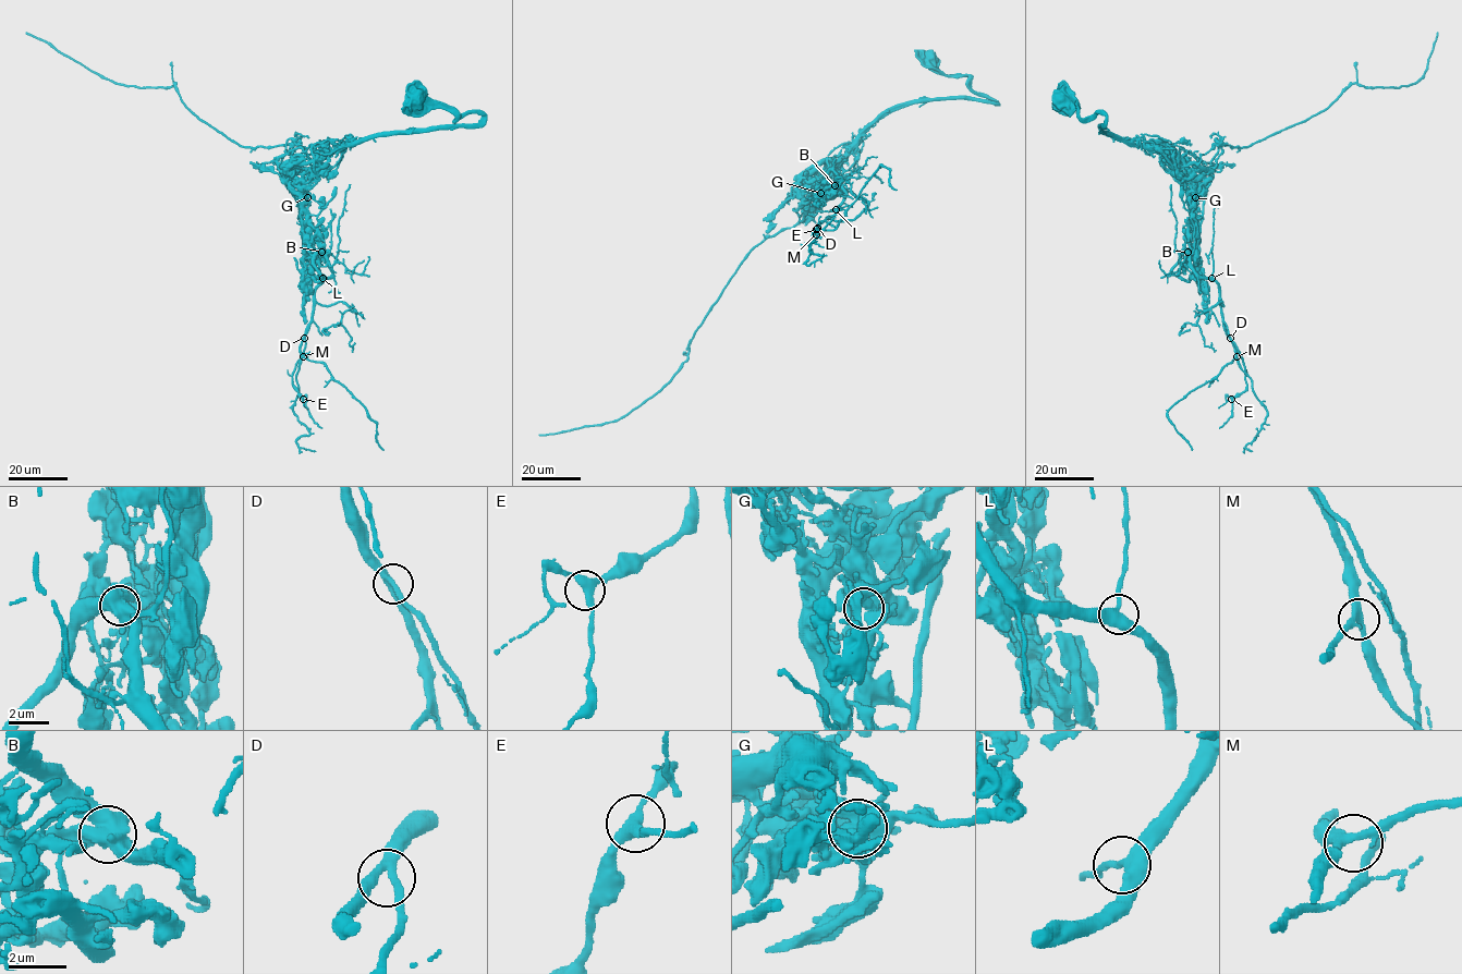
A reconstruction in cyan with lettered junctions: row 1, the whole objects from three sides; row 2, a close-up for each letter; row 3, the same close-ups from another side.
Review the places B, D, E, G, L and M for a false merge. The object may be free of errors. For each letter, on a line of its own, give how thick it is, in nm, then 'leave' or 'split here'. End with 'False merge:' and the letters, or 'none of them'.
B: 650 nm thick; split here
D: 300 nm thick; leave
E: 360 nm thick; leave
G: 550 nm thick; leave
L: 400 nm thick; leave
M: 360 nm thick; leave
False merge: B

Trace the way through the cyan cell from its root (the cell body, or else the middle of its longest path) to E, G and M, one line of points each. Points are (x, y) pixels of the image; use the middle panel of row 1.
E: (926, 56), (995, 104), (888, 109), (817, 178), (845, 195), (806, 244), (816, 229)
G: (926, 56), (945, 74), (969, 75), (971, 87), (995, 104), (938, 99), (890, 108), (817, 178), (820, 193)
M: (926, 56), (945, 74), (969, 75), (995, 104), (888, 109), (817, 178), (814, 187), (845, 195), (816, 234)

